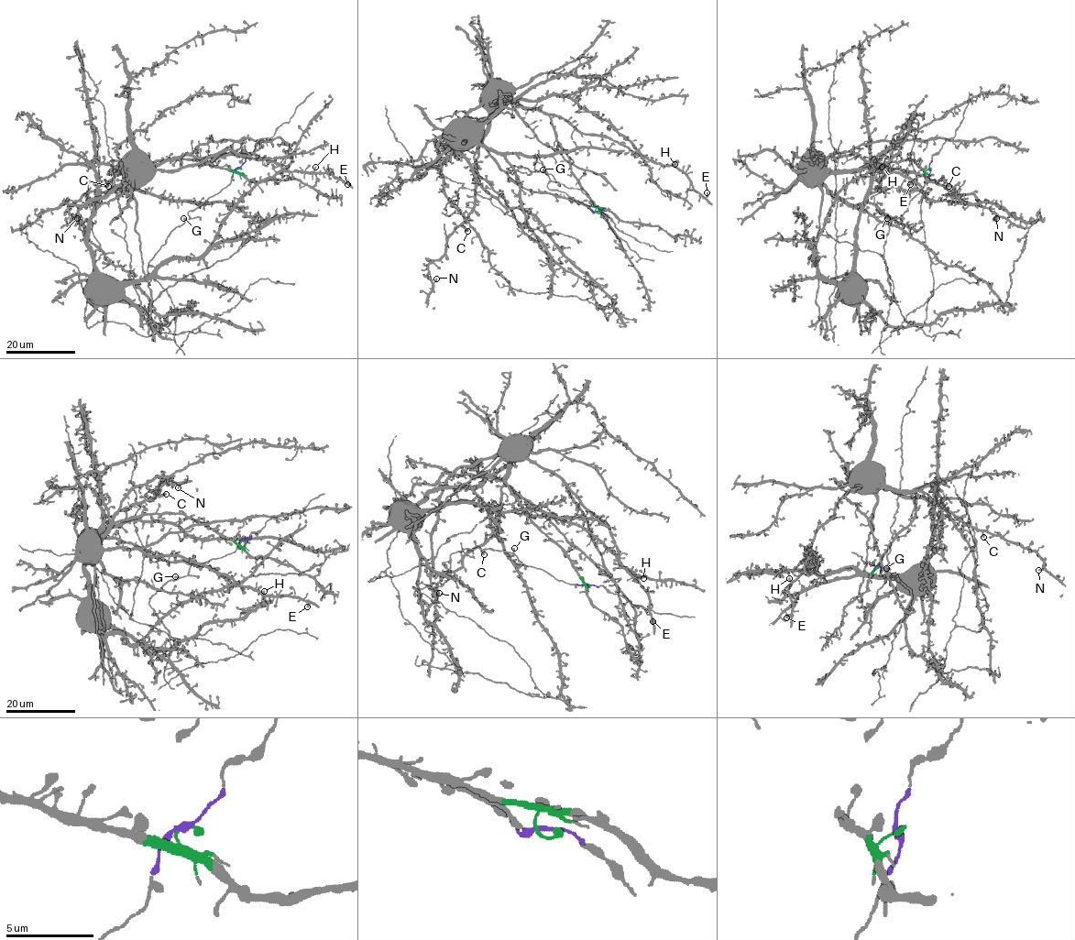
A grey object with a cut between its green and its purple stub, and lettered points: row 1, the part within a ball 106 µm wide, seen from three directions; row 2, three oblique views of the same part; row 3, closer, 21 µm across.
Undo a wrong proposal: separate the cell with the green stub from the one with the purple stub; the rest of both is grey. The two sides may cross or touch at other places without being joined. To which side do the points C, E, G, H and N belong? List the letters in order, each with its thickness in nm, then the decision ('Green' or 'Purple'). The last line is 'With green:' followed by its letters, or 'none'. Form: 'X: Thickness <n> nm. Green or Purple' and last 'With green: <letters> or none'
C: Thickness 480 nm. Green
E: Thickness 360 nm. Green
G: Thickness 360 nm. Purple
H: Thickness 240 nm. Green
N: Thickness 280 nm. Green
With green: C, E, H, N

